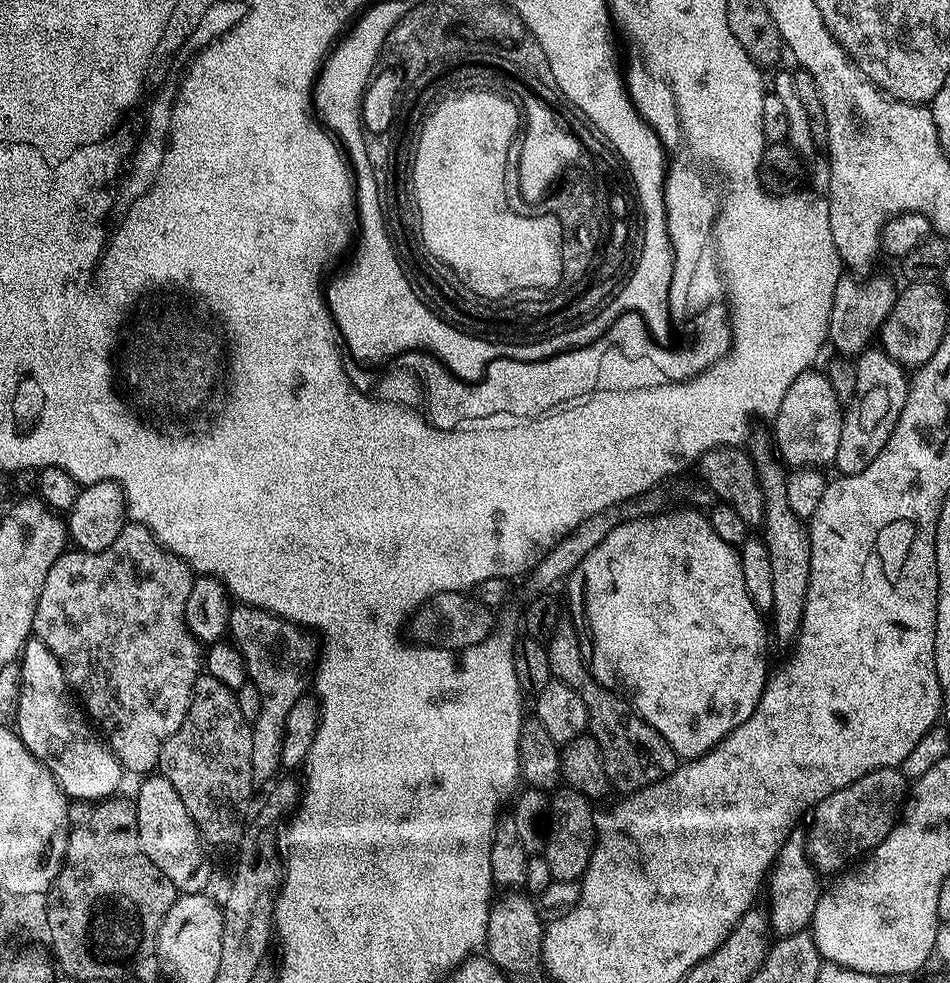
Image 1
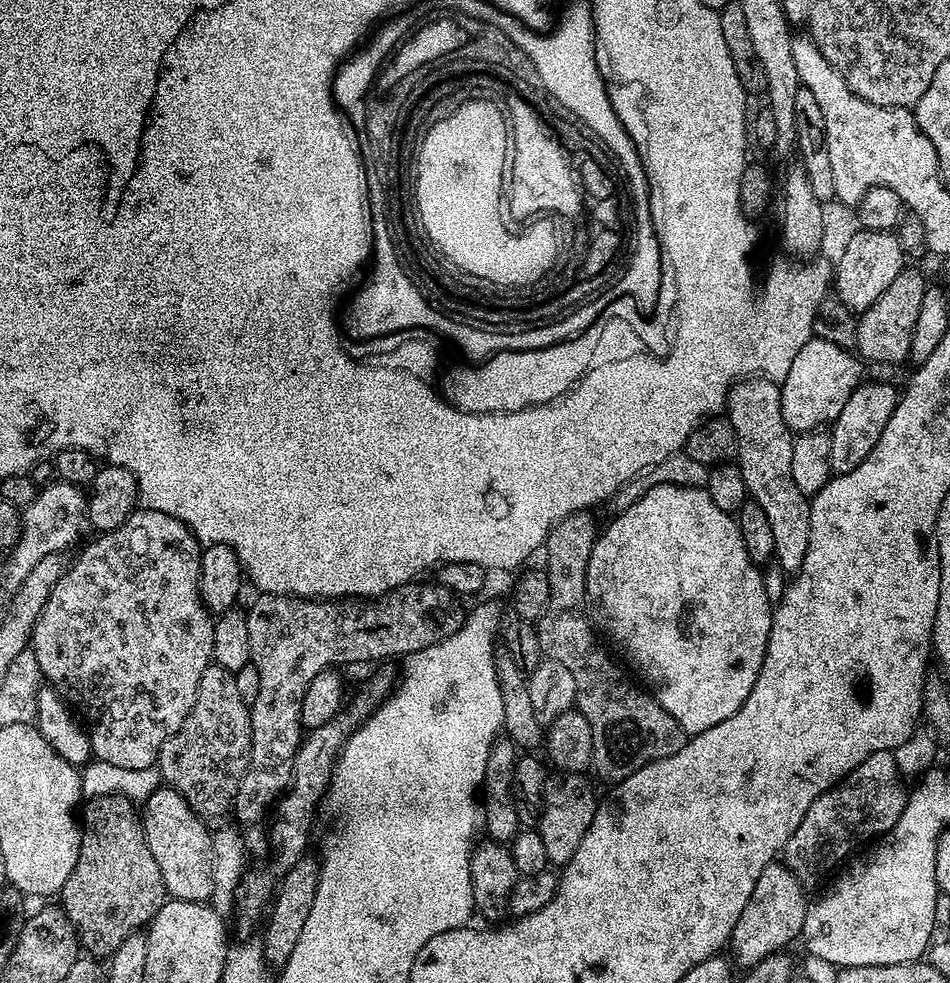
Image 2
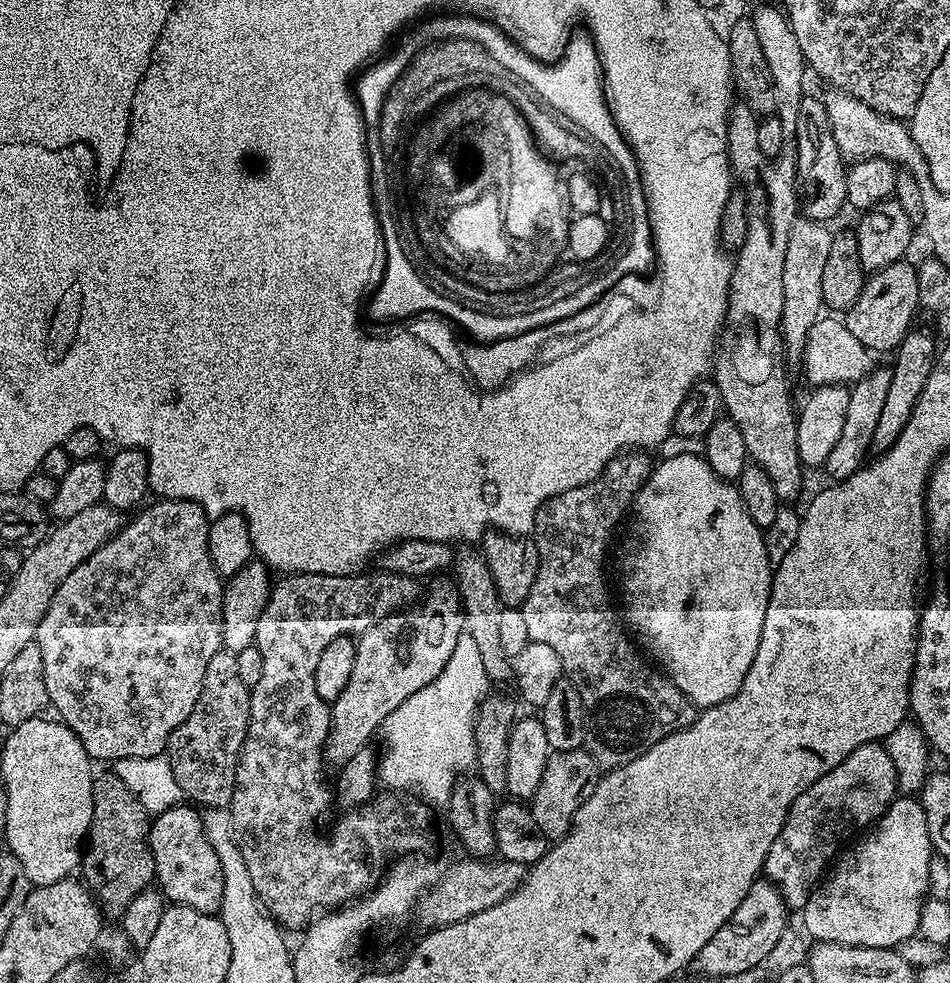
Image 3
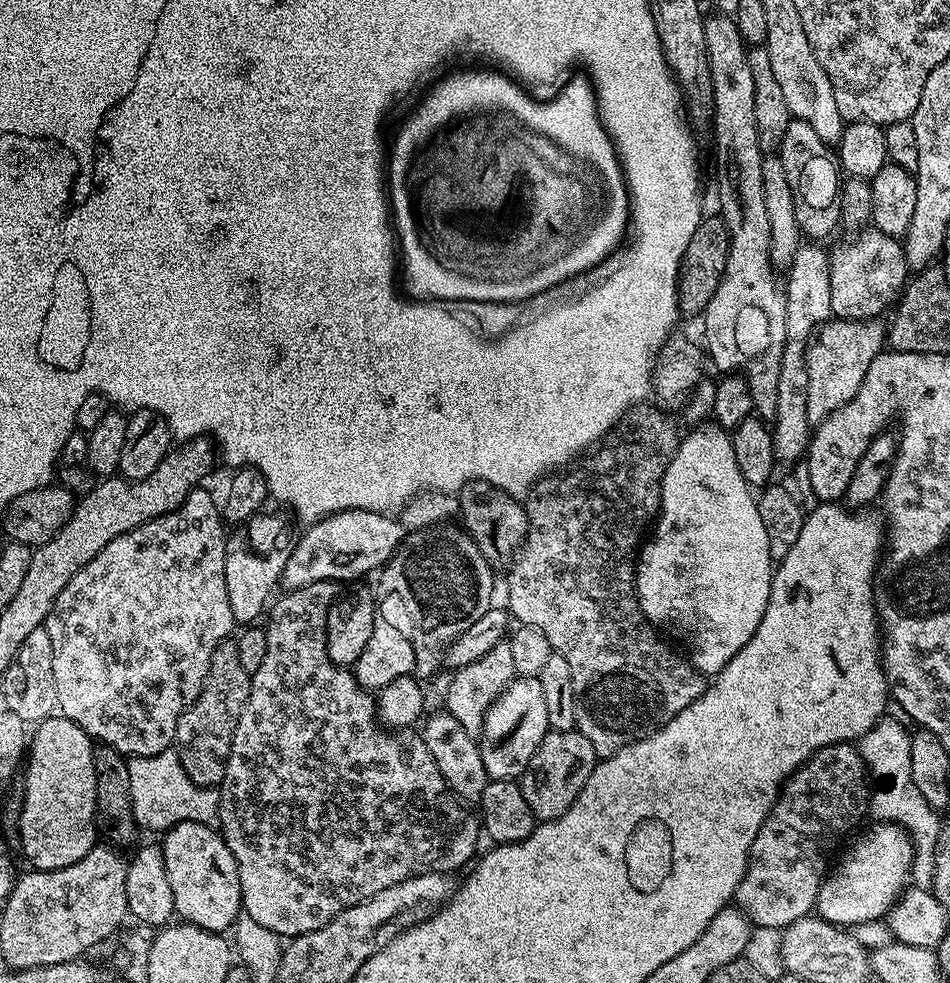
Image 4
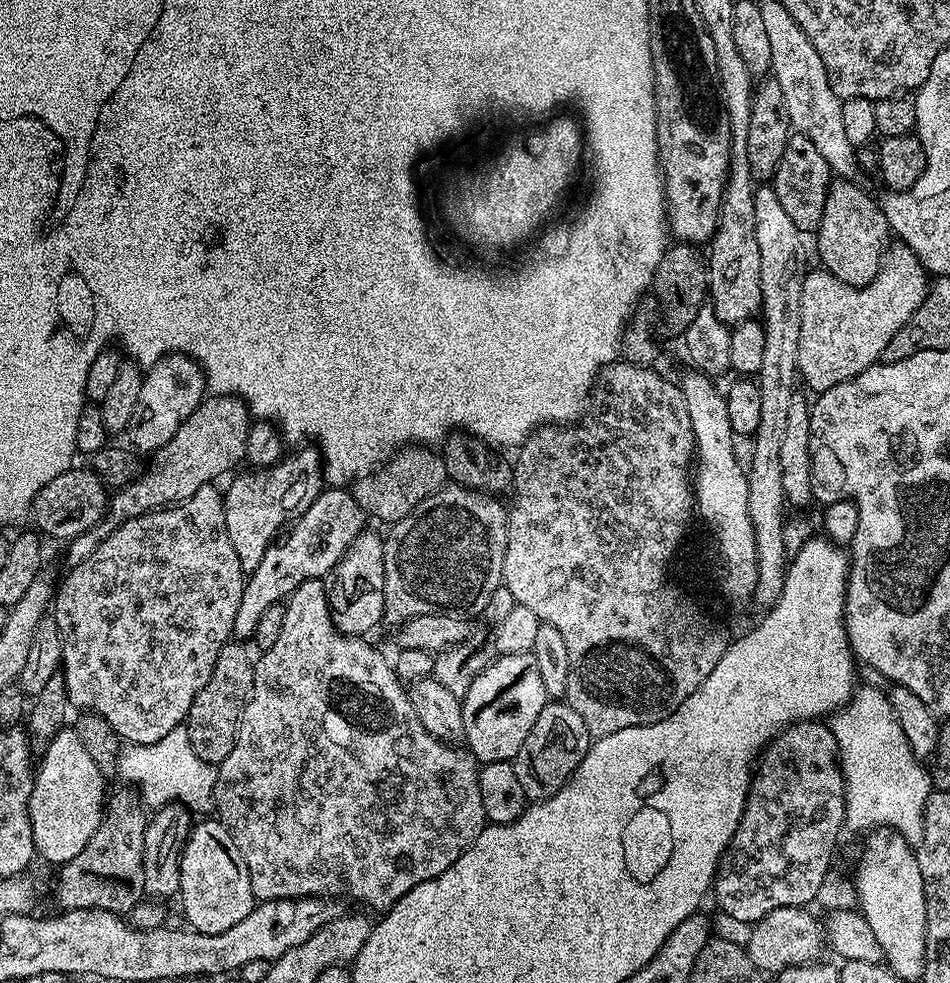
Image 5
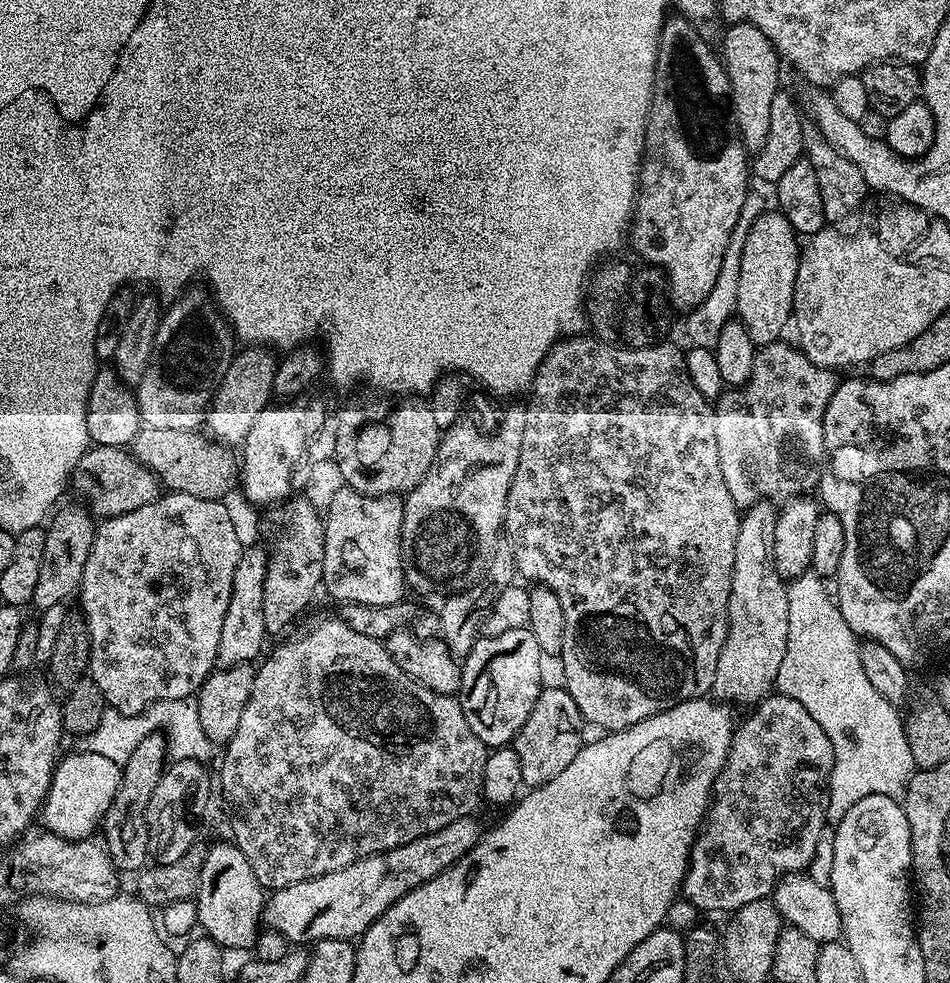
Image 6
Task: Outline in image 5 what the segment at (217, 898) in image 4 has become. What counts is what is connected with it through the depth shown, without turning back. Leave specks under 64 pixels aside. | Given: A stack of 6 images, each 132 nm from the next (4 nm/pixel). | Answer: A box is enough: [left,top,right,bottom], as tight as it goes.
[178,819,254,934]

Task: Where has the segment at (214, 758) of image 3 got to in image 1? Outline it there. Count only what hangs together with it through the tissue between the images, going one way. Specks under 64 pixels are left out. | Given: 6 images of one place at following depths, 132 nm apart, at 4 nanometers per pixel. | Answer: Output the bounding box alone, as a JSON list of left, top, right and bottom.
[158,674,253,845]

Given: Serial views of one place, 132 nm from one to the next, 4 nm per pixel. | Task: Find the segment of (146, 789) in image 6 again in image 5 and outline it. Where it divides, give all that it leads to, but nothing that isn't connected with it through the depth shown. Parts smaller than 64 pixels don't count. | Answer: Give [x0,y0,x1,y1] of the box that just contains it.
[56,788,150,914]

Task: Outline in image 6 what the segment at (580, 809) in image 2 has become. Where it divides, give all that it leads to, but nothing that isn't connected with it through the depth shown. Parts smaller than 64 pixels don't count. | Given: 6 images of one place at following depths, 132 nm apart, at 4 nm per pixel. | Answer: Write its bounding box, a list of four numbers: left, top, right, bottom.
[514,687,582,789]

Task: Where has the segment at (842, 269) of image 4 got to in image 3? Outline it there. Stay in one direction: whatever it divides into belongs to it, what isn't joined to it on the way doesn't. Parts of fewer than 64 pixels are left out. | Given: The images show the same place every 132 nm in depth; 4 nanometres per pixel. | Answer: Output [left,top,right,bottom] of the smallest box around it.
[846,259,920,354]

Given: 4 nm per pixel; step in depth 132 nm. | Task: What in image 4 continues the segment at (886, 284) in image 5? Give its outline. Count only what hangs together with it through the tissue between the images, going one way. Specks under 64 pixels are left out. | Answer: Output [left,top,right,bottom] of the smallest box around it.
[806,319,886,426]

